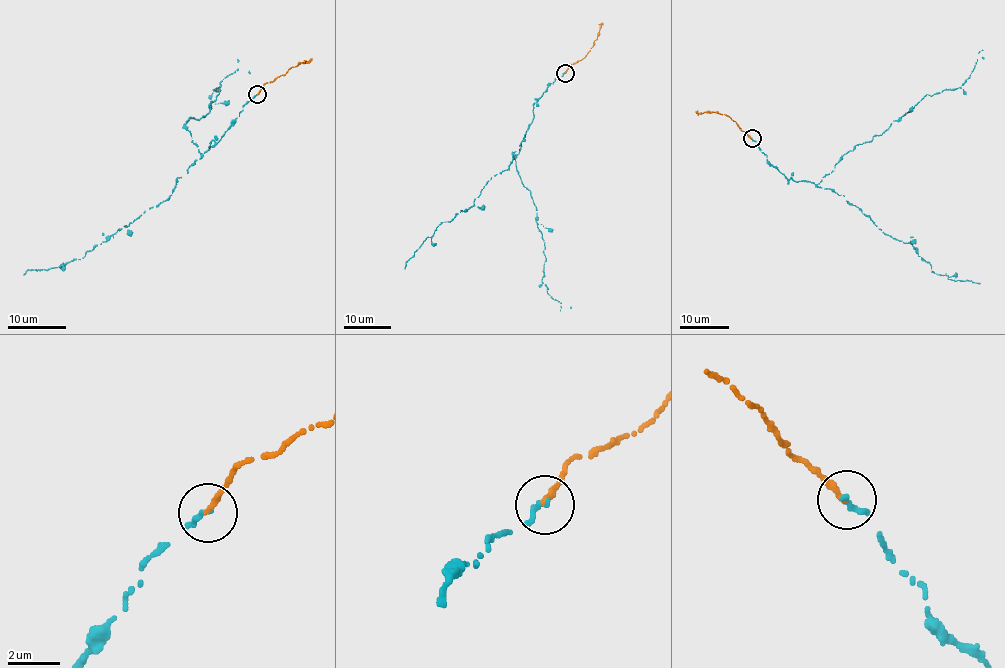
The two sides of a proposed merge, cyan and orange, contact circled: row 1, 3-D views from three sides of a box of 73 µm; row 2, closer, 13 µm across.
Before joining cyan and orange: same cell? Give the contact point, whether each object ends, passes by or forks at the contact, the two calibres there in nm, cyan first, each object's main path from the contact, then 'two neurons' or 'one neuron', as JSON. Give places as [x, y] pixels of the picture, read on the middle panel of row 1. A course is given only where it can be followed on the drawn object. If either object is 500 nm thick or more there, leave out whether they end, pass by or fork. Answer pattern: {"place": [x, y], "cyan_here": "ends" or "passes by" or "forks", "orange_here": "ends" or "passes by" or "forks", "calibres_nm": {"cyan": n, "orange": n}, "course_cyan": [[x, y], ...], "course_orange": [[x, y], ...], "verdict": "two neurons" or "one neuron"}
{"place": [565, 73], "cyan_here": "ends", "orange_here": "ends", "calibres_nm": {"cyan": 180, "orange": 200}, "course_cyan": [[565, 73], [533, 105], [534, 118], [508, 168], [491, 177], [472, 206], [436, 228], [404, 268]], "course_orange": [[564, 73], [568, 65], [588, 52], [601, 22]], "verdict": "one neuron"}

